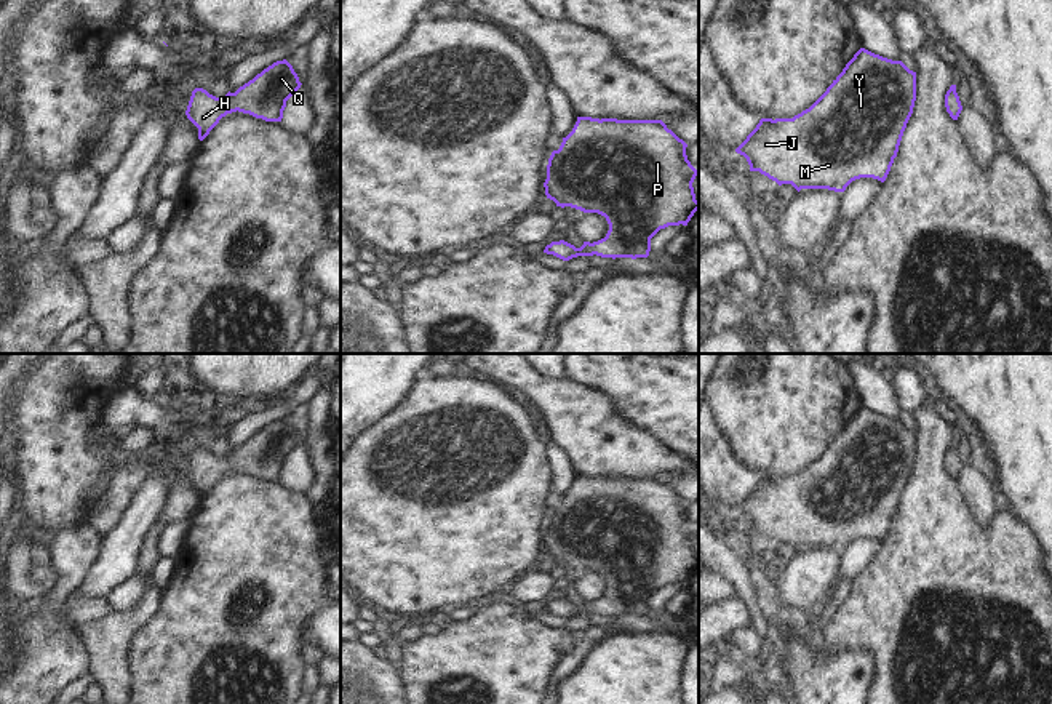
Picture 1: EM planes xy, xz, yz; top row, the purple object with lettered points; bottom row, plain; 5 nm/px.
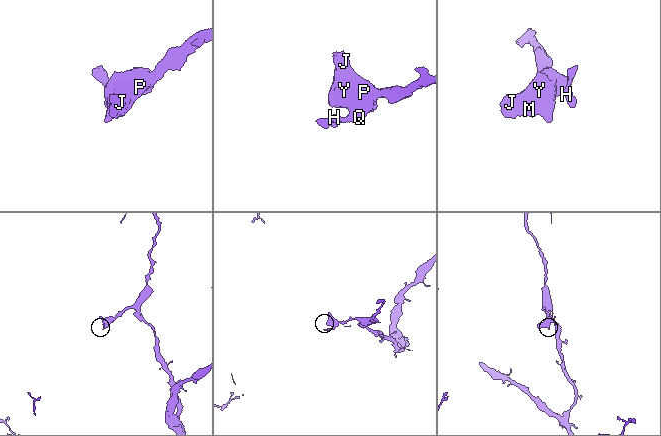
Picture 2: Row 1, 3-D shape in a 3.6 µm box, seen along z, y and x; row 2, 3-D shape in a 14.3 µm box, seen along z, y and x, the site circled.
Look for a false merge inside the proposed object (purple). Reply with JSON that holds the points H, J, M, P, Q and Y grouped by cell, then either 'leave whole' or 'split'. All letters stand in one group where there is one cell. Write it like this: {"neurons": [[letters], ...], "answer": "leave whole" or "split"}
{"neurons": [["H", "J", "M", "P", "Q", "Y"]], "answer": "leave whole"}

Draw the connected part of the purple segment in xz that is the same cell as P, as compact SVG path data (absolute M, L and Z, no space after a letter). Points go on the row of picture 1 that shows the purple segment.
M577 117L572 131L563 138L547 165L544 182L547 198L556 206L571 206L606 218L609 230L598 242L584 242L580 248L560 240L544 253L563 261L577 256L648 258L651 238L668 226L687 226L699 210L692 182L699 174L686 155L687 144L662 120L617 120Z

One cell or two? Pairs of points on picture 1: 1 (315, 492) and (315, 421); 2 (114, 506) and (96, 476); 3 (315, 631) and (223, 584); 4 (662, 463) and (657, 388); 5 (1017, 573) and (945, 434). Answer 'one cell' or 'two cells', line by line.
1: one cell
2: two cells
3: two cells
4: two cells
5: one cell

